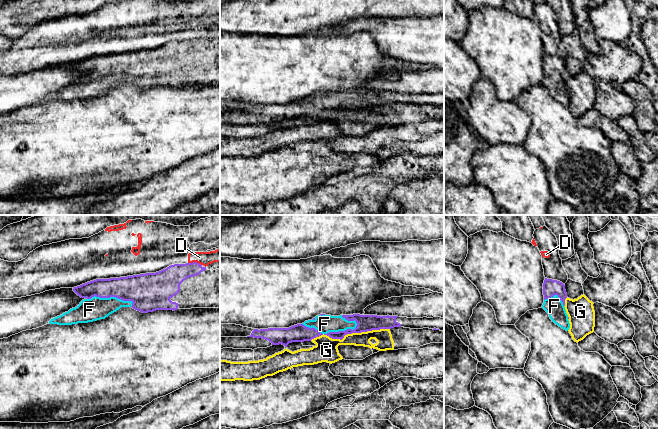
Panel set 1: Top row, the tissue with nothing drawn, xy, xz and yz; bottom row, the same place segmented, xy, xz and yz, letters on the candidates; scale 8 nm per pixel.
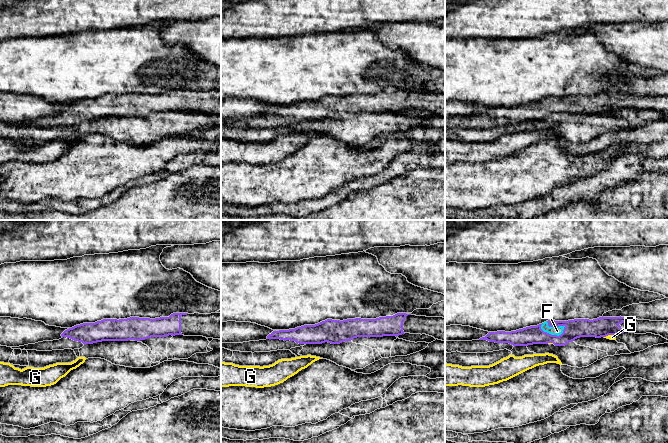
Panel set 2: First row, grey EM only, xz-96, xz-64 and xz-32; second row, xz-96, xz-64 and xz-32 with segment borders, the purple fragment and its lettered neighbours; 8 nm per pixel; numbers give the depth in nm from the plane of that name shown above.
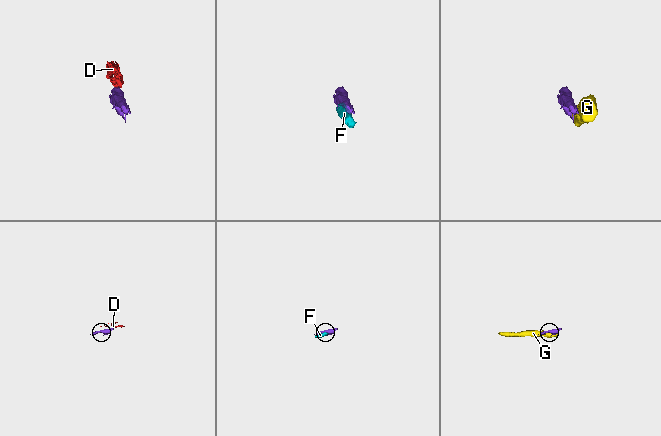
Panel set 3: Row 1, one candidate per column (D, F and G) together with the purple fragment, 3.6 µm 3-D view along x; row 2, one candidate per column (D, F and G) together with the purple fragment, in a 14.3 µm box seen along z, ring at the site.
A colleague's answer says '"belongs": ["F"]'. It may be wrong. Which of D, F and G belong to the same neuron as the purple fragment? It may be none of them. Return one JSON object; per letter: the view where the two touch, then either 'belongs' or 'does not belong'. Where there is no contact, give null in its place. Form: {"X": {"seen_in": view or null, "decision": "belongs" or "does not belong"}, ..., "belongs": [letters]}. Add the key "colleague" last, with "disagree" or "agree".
{"D": {"seen_in": "xy", "decision": "does not belong"}, "F": {"seen_in": "xz", "decision": "belongs"}, "G": {"seen_in": "xz", "decision": "does not belong"}, "belongs": ["F"], "colleague": "agree"}

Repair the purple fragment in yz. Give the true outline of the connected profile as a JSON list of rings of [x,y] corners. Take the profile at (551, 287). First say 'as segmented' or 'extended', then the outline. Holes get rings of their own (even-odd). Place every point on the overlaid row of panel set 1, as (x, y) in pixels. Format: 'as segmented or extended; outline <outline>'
extended; outline [[[545,278],[543,295],[544,303],[542,308],[549,314],[552,322],[568,331],[570,323],[564,307],[567,298],[565,285],[560,281]]]

